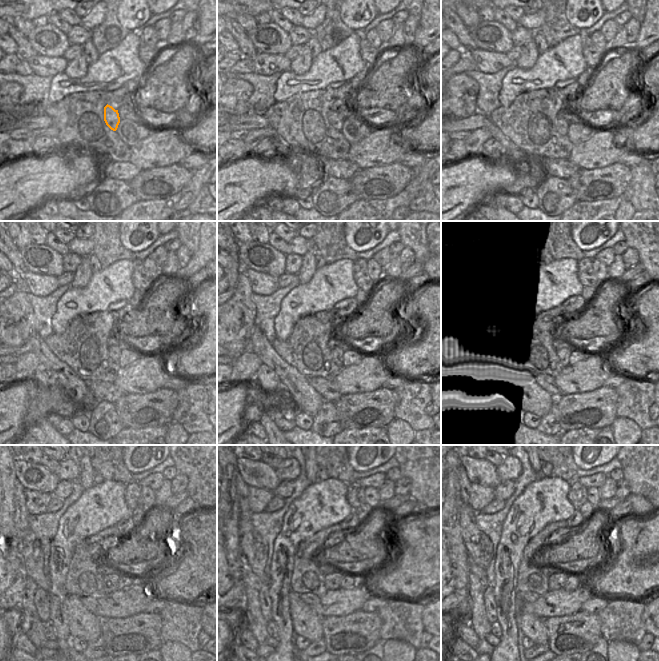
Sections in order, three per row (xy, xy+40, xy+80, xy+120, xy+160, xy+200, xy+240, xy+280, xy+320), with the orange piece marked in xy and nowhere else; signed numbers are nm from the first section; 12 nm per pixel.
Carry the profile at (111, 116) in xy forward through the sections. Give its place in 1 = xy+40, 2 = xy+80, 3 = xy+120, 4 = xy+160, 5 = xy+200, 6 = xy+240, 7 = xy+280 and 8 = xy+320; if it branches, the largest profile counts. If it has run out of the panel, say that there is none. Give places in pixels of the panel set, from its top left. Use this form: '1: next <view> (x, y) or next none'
1: next xy+40 (336, 122)
2: next xy+80 (562, 125)
3: next xy+120 (114, 352)
4: next xy+160 (337, 353)
5: next xy+200 (563, 354)
6: next xy+240 (110, 581)
7: next xy+280 (333, 581)
8: next xy+320 (556, 581)

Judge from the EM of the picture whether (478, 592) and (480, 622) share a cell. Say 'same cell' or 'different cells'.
same cell

